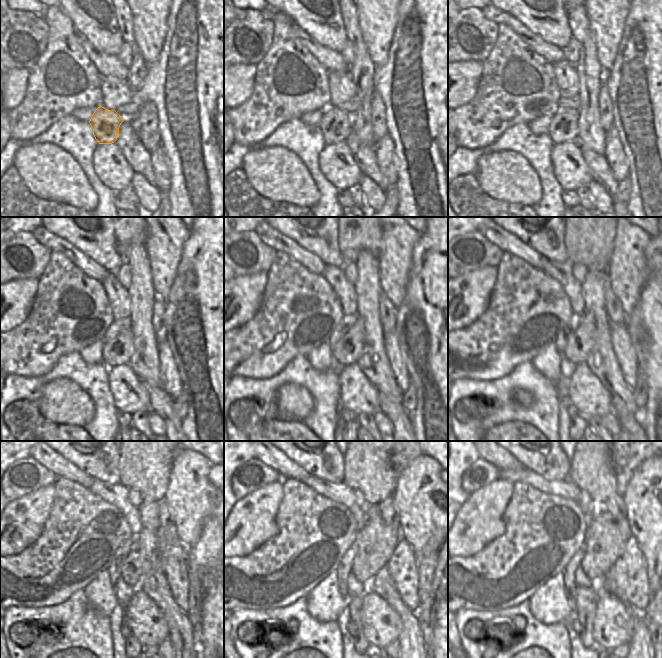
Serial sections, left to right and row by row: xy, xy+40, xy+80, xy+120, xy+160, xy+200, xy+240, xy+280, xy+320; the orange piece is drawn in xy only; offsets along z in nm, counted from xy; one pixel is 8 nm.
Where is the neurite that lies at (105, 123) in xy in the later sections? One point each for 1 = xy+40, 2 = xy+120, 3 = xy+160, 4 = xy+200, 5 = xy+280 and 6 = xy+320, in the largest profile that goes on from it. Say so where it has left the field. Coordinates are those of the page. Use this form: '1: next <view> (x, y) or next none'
1: next xy+40 (335, 125)
2: next xy+120 (116, 352)
3: next xy+160 (347, 351)
4: next xy+200 (580, 343)
5: next xy+280 (376, 541)
6: next xy+320 (590, 468)

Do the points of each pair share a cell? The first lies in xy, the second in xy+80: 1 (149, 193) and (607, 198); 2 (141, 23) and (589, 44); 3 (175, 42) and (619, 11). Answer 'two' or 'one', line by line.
1: one
2: two
3: two

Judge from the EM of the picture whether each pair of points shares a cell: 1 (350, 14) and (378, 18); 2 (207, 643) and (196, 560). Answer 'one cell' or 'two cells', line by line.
1: two cells
2: one cell

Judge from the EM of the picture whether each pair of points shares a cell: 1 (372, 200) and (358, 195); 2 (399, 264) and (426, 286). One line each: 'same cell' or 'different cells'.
1: different cells
2: different cells

